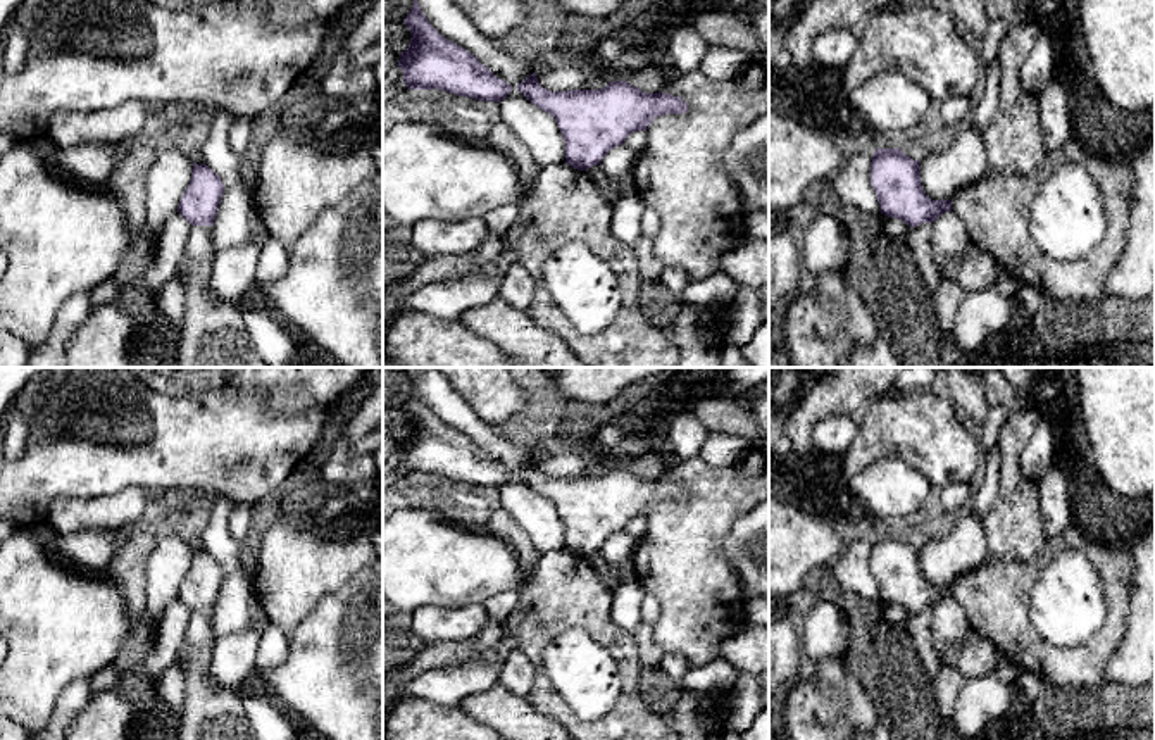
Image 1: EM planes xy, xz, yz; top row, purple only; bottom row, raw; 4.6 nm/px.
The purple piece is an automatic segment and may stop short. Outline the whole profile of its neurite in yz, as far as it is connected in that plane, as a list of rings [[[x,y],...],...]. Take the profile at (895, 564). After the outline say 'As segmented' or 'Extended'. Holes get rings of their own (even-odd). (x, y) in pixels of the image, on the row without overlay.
[[[877,535],[871,549],[871,571],[881,600],[902,605],[910,614],[934,609],[952,597],[952,586],[931,586],[921,568],[919,547],[900,535]]]. As segmented

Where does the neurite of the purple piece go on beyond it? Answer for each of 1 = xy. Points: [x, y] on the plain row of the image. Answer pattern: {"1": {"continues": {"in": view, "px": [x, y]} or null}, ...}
{"1": {"continues": null}}

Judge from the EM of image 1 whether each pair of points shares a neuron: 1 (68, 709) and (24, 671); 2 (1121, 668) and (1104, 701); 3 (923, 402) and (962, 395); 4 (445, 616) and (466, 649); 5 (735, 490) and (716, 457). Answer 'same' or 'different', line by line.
1: different
2: different
3: different
4: different
5: different

